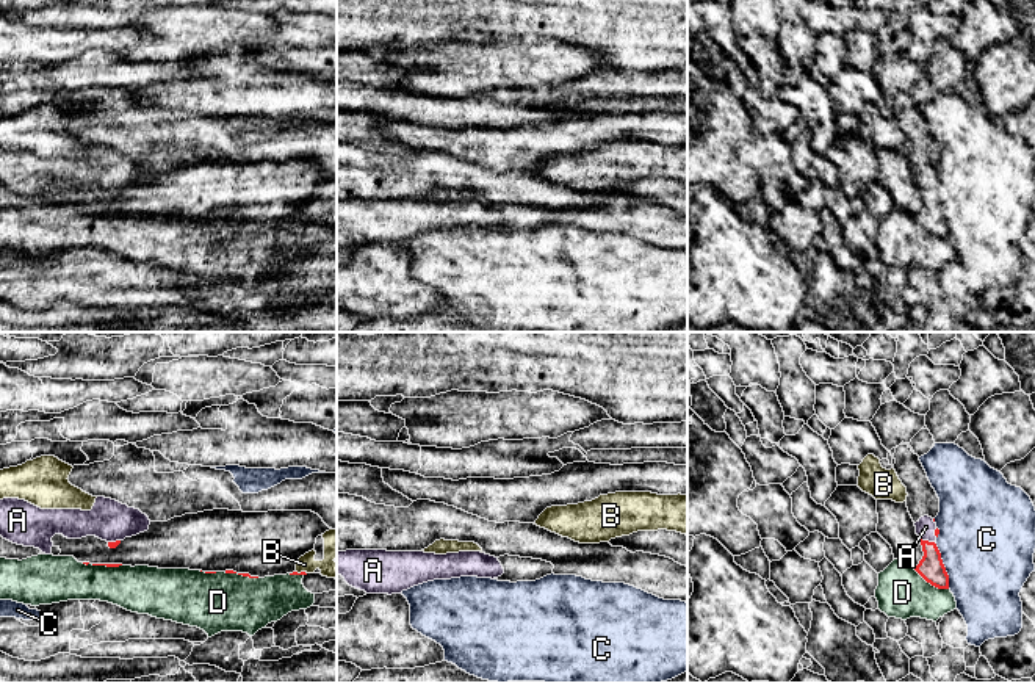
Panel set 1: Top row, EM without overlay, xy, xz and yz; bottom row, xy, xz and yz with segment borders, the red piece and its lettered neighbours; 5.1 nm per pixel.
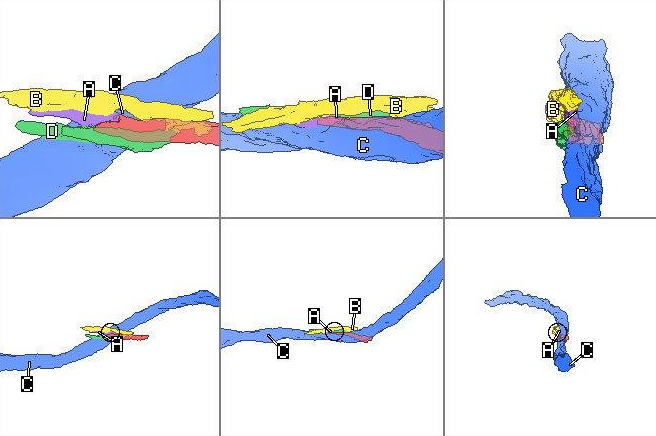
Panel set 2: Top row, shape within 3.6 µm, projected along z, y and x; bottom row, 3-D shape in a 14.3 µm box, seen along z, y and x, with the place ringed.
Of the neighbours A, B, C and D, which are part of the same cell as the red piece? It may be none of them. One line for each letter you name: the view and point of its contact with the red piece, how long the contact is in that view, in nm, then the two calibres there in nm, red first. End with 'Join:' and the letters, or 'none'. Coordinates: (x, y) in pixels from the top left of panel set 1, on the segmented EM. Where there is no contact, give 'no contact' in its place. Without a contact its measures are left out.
A: yz (927, 541) | 90 nm | 140/100 nm
Join: A

